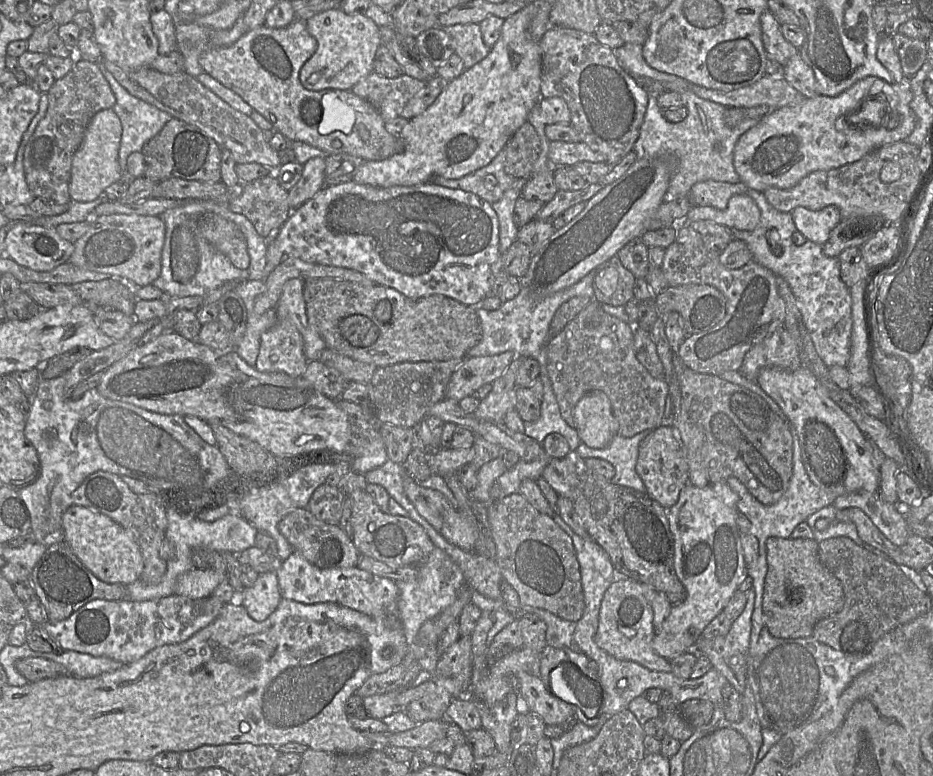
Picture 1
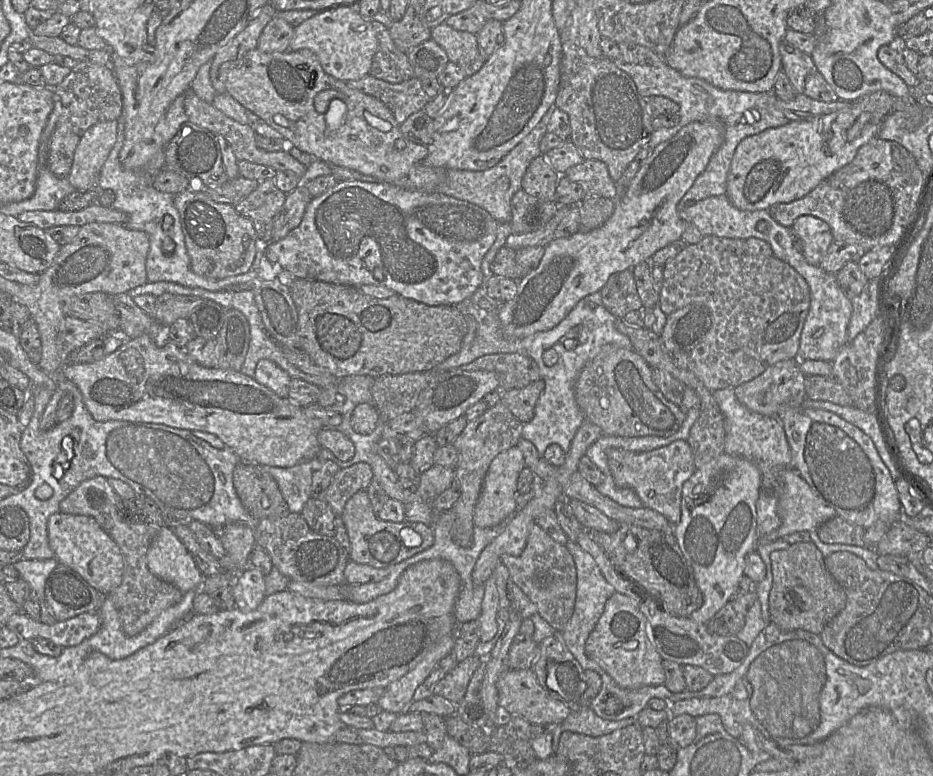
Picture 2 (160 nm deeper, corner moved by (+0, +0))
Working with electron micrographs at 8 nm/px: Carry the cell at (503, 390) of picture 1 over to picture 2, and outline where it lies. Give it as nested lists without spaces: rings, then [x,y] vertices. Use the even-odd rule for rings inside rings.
[[[498,402],[478,418],[468,421],[461,434],[452,443],[458,451],[459,459],[455,467],[455,480],[460,485],[461,495],[448,511],[454,513],[450,530],[452,540],[461,547],[470,547],[474,534],[474,509],[481,490],[482,480],[491,461],[501,452],[517,446],[522,437],[523,423],[510,410]]]

